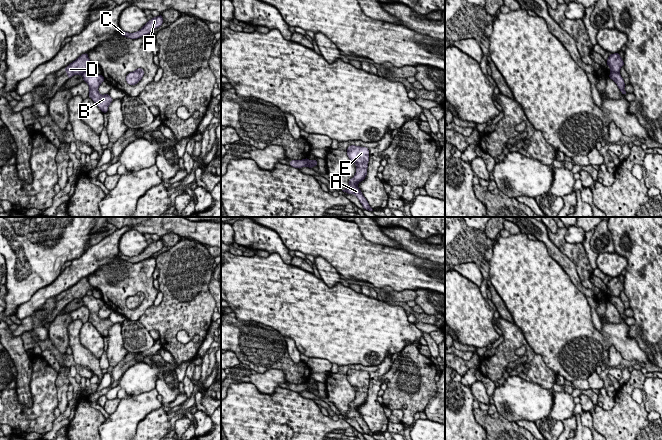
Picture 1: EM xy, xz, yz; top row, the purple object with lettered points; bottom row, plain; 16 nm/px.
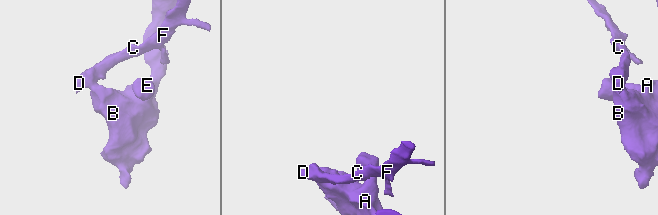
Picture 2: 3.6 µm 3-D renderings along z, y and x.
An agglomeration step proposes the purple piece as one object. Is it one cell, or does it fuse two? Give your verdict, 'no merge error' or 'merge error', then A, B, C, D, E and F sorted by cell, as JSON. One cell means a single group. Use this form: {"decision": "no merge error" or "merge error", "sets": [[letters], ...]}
{"decision": "merge error", "sets": [["A", "B", "E"], ["C", "D", "F"]]}

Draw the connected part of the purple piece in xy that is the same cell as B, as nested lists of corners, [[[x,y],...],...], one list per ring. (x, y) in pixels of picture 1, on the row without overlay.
[[[84,296],[82,298],[83,305],[89,309],[89,322],[91,322],[94,327],[99,331],[99,333],[106,337],[108,336],[108,331],[113,323],[110,321],[109,318],[101,319],[98,316],[98,312],[102,306],[105,305],[103,299],[96,299],[95,297],[91,296]]]

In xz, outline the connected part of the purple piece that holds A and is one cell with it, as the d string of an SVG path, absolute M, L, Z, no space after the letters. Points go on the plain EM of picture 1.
M350 369L347 372L347 379L349 383L356 388L356 397L354 401L349 404L349 410L342 415L348 418L354 418L365 434L373 436L374 433L370 431L368 425L358 411L358 407L363 405L367 399L369 373L367 371Z

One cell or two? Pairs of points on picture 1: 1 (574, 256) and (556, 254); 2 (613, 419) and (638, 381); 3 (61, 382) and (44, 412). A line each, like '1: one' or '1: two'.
1: two
2: one
3: two

